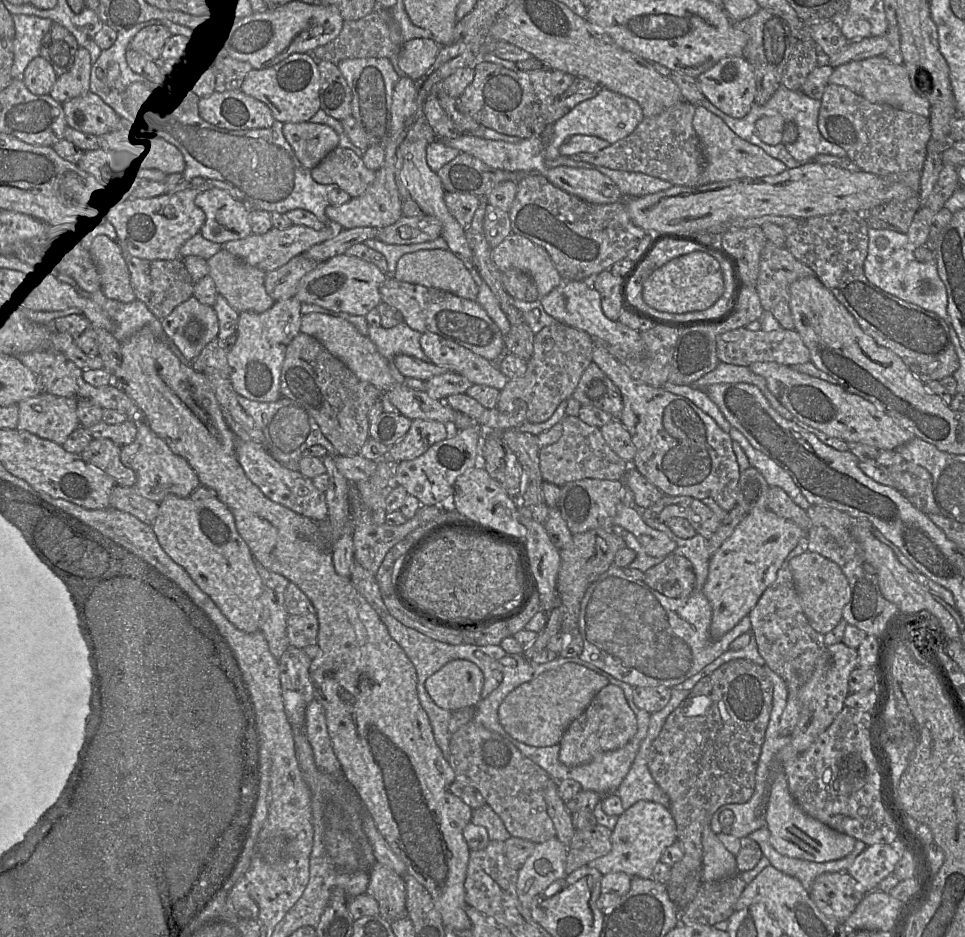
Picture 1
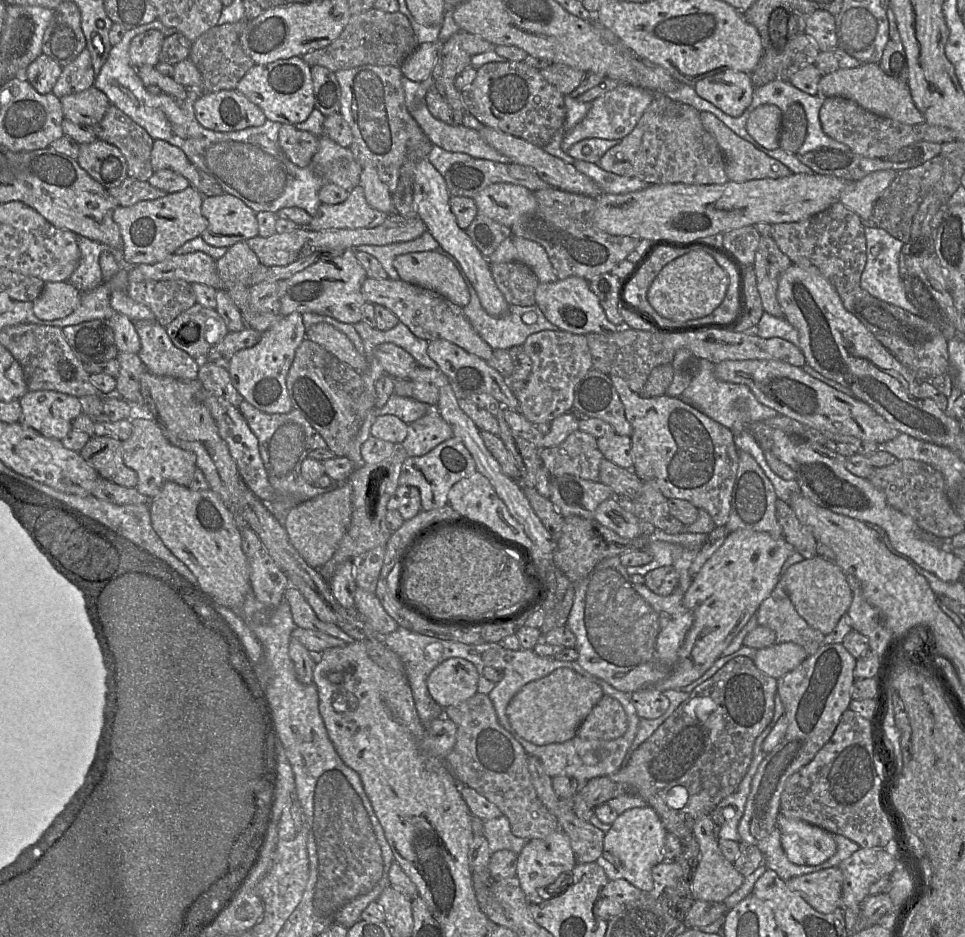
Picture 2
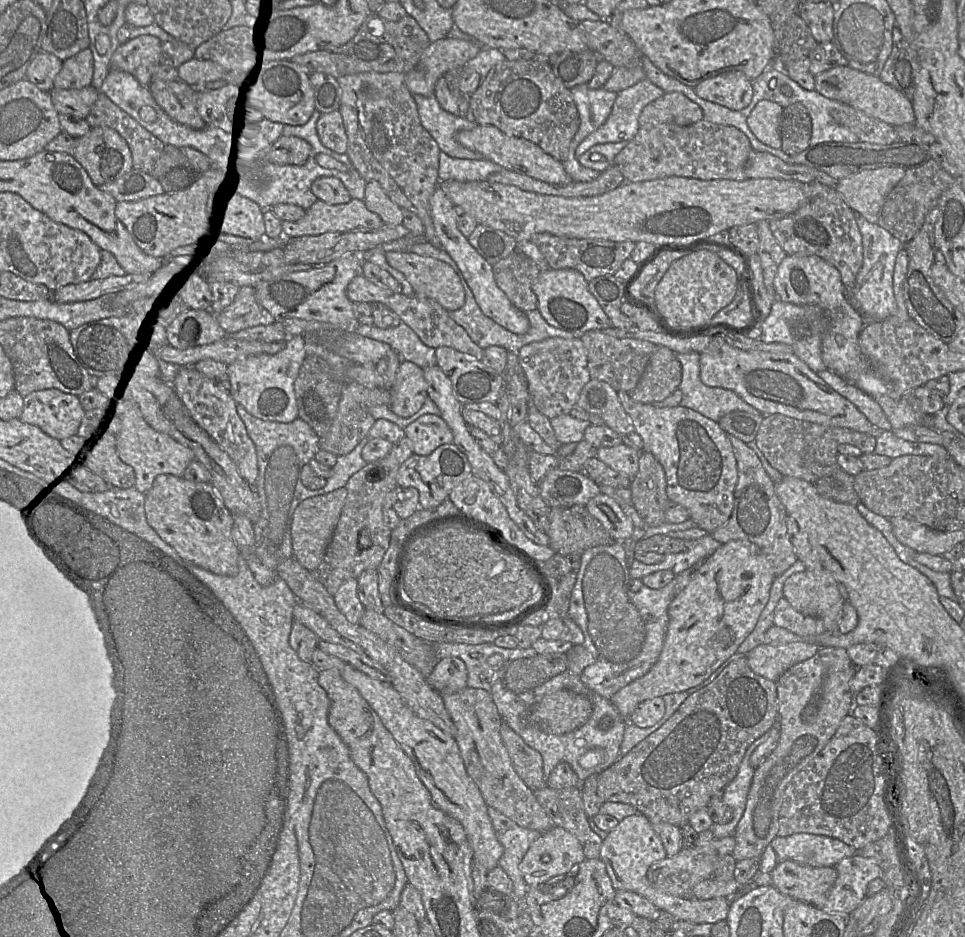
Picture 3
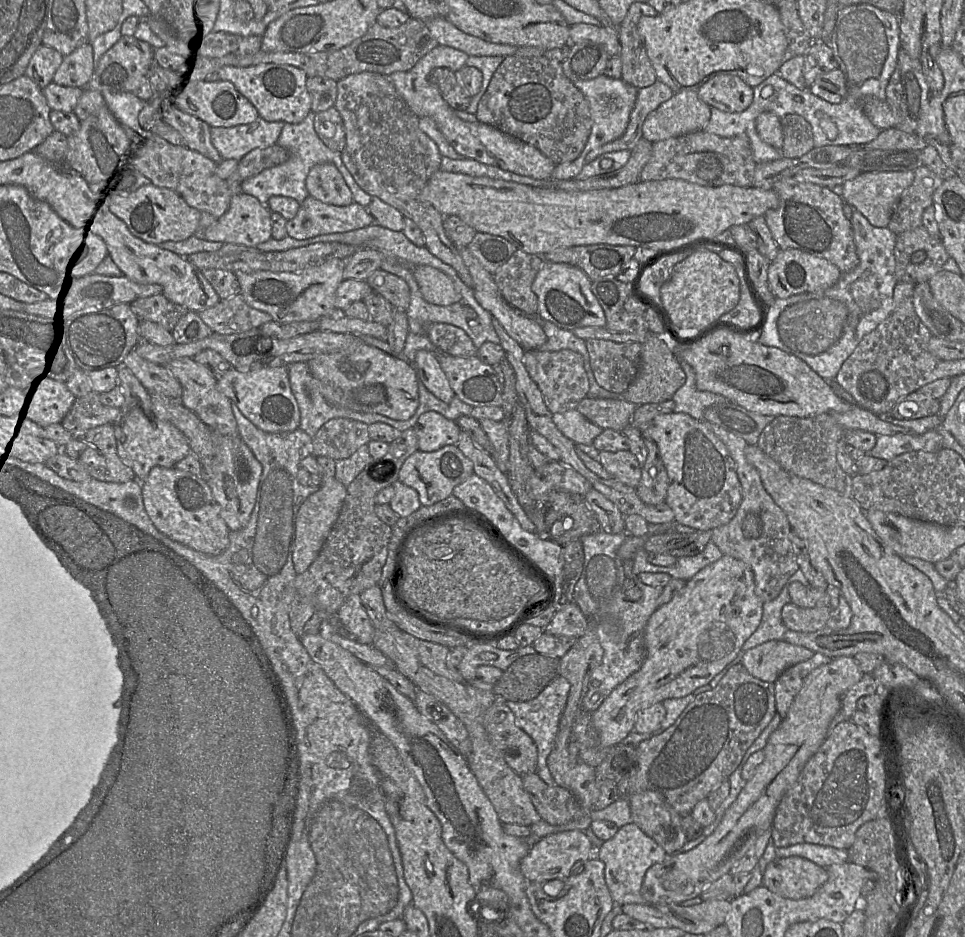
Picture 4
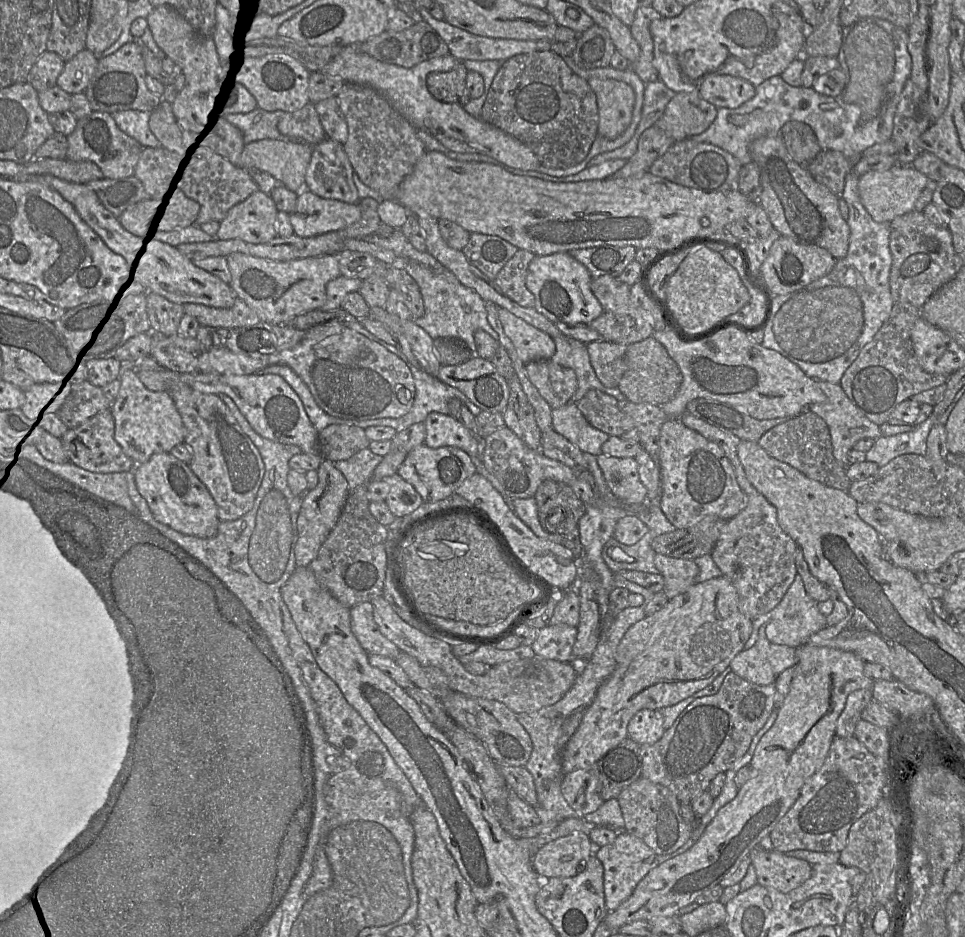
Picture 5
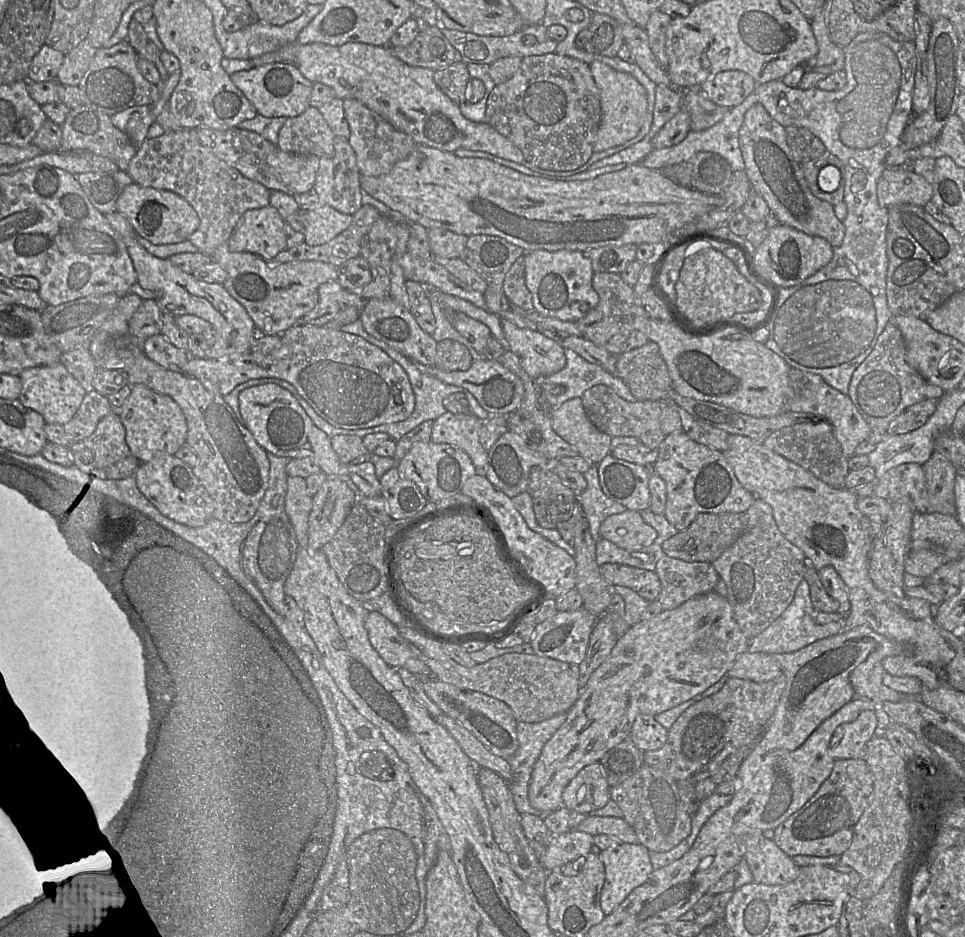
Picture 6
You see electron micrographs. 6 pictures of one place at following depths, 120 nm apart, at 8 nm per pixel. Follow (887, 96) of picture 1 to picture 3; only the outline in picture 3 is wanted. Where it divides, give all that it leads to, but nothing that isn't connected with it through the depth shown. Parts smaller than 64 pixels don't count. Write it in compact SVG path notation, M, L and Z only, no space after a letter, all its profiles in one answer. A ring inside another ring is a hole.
M838 66L815 76L815 91L822 96L850 105L866 115L893 127L915 124L916 117L912 100L873 76L849 66Z

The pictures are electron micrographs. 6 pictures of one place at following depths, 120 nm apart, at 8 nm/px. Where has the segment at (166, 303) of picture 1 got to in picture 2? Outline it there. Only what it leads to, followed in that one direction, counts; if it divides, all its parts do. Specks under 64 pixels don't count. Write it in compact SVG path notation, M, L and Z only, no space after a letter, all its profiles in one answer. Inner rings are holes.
M136 267L128 269L127 292L134 301L148 307L164 327L196 303L192 284L184 280L151 280Z

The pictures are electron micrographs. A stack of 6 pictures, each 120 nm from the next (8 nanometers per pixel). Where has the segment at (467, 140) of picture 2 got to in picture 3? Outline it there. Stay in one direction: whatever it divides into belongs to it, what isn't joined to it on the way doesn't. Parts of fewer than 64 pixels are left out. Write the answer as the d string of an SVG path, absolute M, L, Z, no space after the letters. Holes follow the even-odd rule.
M413 95L420 123L437 142L440 151L460 159L485 159L479 152L462 146L456 135L462 130L472 130L478 124L465 117L455 116L443 110L434 96Z

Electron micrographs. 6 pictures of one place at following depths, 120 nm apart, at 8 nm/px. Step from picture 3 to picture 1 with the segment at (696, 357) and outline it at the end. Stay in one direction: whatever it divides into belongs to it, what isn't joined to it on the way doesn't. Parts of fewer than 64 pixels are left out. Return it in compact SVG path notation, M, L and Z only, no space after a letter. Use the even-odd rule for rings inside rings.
M720 362L711 372L694 382L691 386L699 390L705 389L714 384L724 383L748 383L759 388L771 407L784 419L796 423L796 418L787 410L769 391L765 379L753 373L747 366L738 366Z

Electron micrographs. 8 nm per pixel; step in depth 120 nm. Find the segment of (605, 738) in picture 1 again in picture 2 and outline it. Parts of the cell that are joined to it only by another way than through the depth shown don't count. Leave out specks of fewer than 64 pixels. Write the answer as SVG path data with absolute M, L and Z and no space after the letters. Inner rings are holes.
M603 695L577 729L576 736L589 740L614 740L628 728L628 718L616 699Z

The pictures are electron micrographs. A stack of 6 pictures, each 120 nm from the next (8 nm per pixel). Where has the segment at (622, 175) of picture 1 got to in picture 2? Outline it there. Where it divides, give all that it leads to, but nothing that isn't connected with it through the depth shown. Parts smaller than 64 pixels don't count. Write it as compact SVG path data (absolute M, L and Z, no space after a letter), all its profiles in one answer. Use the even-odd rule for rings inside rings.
M576 160L573 165L579 172L595 181L604 194L626 194L649 186L647 182L638 178L605 171L594 163Z

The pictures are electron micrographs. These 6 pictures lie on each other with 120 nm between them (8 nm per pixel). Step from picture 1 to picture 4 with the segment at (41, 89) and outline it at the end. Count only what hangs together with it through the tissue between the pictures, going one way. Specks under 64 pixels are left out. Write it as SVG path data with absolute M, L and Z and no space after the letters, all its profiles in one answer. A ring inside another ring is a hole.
M41 45L30 59L25 74L43 89L53 81L63 58L54 48Z

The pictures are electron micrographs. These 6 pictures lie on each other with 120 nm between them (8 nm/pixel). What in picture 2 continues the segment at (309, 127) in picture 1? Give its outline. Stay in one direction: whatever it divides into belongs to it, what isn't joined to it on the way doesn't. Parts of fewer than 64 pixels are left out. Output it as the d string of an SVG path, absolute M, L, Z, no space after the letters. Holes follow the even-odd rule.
M291 124L282 125L278 141L290 161L301 168L310 164L319 146L319 137Z

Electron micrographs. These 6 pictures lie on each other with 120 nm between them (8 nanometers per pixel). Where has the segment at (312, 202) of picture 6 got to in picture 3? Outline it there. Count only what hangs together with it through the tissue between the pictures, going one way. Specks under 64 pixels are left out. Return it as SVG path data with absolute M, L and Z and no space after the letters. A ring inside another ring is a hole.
M317 199L297 222L282 221L282 233L287 238L295 238L378 228L382 224L381 218L369 211L362 200L351 199L345 204L330 205Z

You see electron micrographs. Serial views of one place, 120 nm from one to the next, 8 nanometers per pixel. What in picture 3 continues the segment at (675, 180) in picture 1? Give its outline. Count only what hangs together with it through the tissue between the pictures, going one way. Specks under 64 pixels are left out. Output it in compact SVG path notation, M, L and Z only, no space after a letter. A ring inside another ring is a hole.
M704 118L688 125L661 124L652 128L640 127L638 133L617 154L614 165L617 166L626 182L650 181L659 178L677 176L699 180L737 180L748 179L745 168L752 152L748 137L739 129L732 126L718 125Z

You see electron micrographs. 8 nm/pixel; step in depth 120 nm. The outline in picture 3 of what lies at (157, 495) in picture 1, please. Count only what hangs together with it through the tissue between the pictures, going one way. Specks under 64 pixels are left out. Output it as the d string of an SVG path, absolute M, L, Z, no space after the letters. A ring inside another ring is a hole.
M133 403L123 413L123 417L123 426L117 432L118 456L122 462L134 469L134 487L145 494L151 488L155 477L160 474L172 474L182 477L187 465L194 460L192 450L167 434L152 428L142 417L138 407Z

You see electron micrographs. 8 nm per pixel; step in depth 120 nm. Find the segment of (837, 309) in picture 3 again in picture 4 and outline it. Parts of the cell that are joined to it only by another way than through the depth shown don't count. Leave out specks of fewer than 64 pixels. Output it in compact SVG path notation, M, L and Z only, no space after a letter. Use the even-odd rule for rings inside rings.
M781 249L768 267L768 283L776 298L786 299L793 295L825 290L840 279L840 269L826 260L798 249Z

